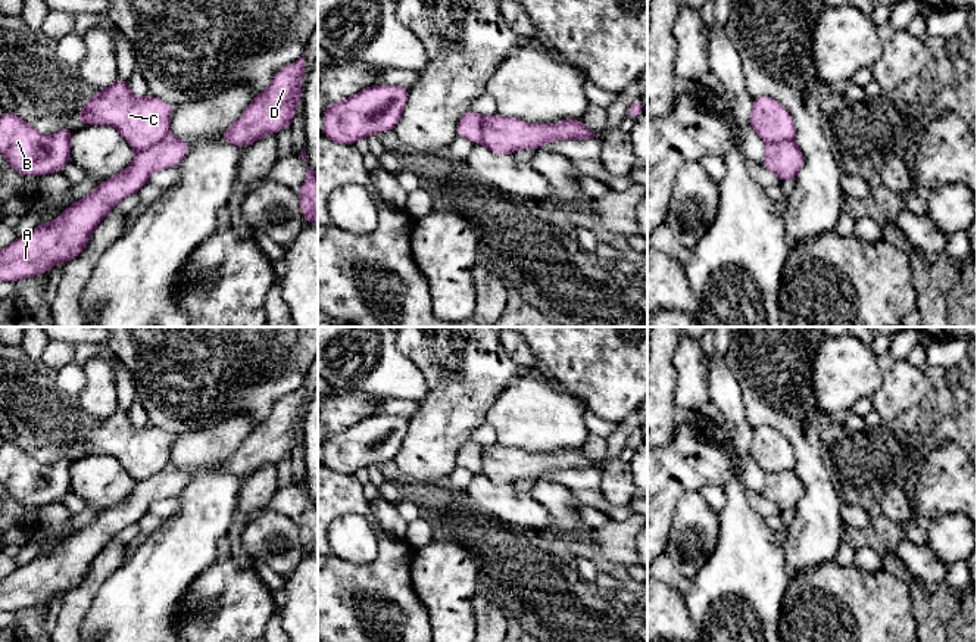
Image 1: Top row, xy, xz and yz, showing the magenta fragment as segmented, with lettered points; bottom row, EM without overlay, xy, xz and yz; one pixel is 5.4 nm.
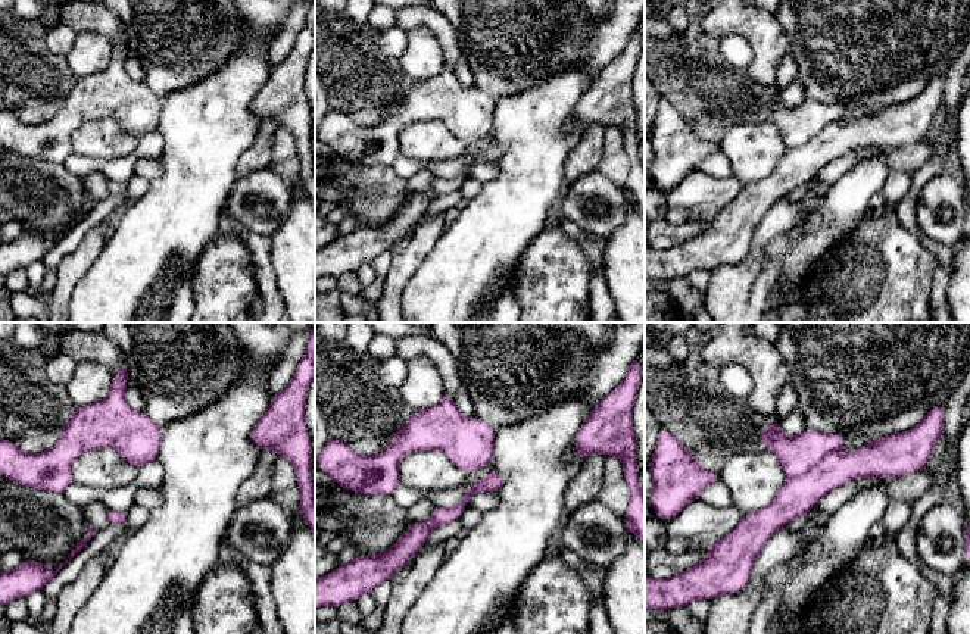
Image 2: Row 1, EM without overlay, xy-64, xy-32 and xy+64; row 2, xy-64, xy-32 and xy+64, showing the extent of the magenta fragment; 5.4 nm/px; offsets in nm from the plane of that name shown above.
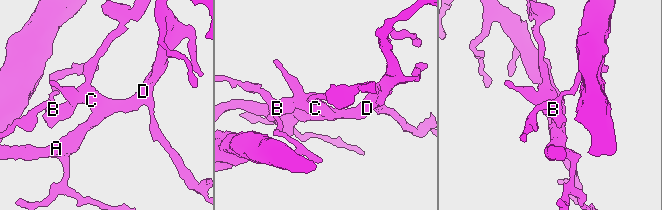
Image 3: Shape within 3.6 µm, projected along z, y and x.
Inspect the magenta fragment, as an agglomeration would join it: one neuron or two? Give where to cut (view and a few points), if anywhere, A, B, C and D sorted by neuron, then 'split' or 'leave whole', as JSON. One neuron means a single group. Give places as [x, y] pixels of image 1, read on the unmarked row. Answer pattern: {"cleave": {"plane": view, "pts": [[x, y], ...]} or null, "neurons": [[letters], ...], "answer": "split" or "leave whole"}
{"cleave": {"plane": "xy", "pts": [[168, 463], [156, 473], [139, 482]]}, "neurons": [["A", "D"], ["B", "C"]], "answer": "split"}

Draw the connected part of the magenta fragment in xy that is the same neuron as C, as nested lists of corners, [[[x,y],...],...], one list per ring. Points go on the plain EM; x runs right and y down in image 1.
[[[118,408],[110,417],[99,420],[75,448],[85,455],[110,455],[131,477],[143,482],[169,464],[172,442],[174,434],[152,424],[134,427],[129,414]]]

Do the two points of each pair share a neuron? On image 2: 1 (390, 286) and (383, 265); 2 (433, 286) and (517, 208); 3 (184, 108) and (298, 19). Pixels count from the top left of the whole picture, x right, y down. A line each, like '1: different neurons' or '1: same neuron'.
1: different neurons
2: same neuron
3: different neurons

